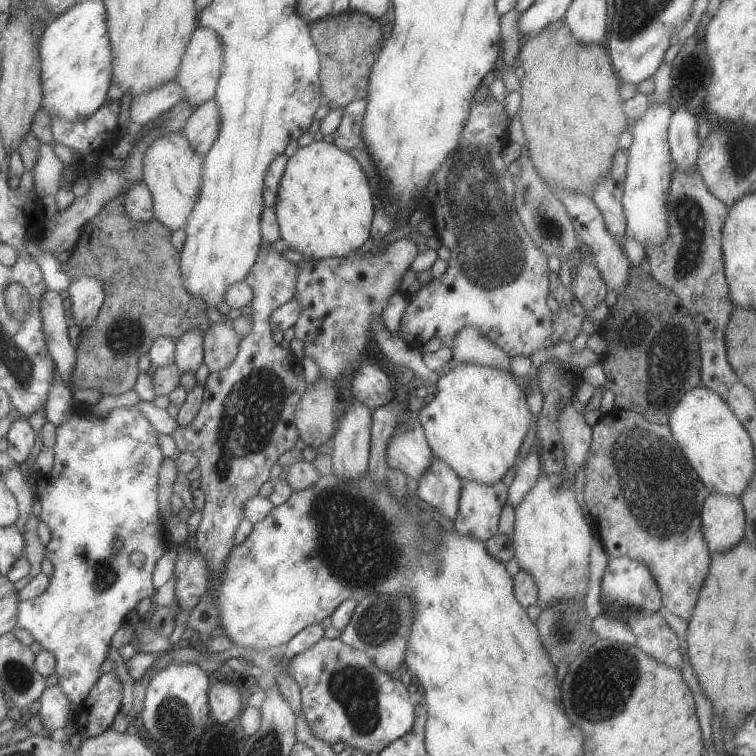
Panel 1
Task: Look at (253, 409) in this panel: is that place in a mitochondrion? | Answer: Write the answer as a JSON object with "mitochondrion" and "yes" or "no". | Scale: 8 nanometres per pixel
{"mitochondrion":"yes"}

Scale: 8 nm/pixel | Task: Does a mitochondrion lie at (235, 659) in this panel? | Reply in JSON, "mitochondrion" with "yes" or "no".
{"mitochondrion":"no"}

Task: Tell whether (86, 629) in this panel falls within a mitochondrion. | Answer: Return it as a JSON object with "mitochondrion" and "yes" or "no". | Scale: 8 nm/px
{"mitochondrion":"no"}

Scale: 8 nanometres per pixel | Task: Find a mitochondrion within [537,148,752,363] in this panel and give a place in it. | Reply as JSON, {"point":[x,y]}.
{"point":[689,212]}

